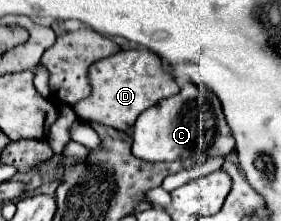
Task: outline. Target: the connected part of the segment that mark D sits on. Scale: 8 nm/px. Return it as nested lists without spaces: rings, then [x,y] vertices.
[[[119,50],[115,56],[101,58],[89,66],[87,80],[91,82],[91,94],[75,104],[75,114],[83,122],[95,120],[127,134],[131,134],[133,124],[143,110],[179,92],[171,70],[151,50]]]

